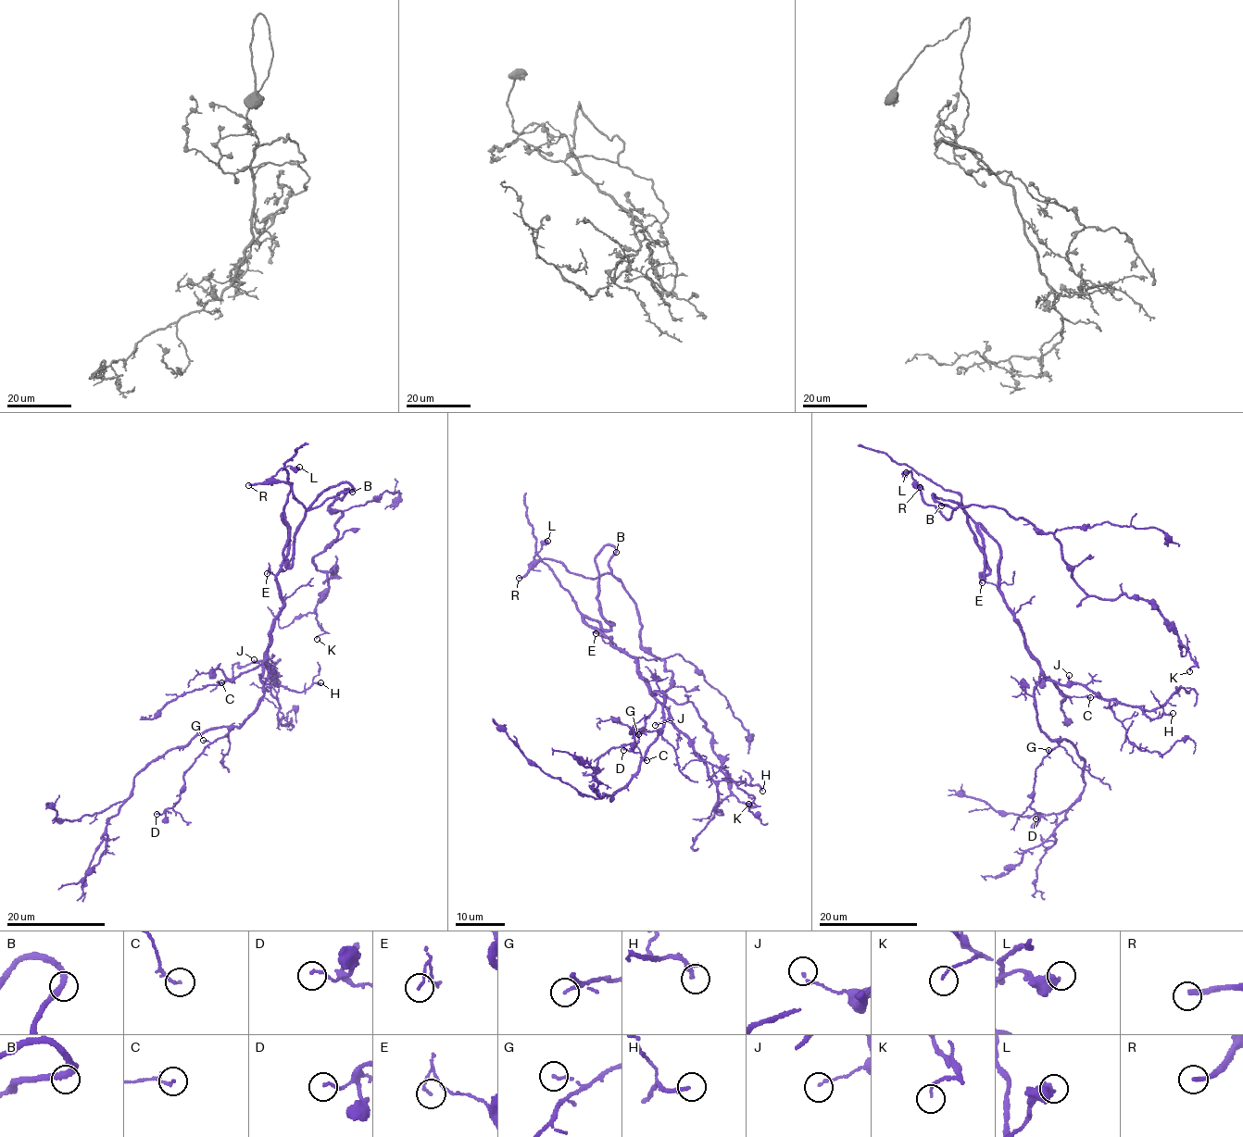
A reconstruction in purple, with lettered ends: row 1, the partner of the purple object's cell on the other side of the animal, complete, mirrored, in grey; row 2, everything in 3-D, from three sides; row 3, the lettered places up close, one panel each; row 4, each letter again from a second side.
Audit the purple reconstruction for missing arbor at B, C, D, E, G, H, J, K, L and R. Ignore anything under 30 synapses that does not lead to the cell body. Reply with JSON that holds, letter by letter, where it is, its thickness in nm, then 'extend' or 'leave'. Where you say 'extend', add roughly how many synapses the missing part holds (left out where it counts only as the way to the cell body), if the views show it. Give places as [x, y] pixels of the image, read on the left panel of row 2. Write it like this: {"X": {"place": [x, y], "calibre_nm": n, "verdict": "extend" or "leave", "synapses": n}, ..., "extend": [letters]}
{"B": {"place": [352, 492], "calibre_nm": 280, "verdict": "leave"}, "C": {"place": [221, 682], "calibre_nm": 100, "verdict": "leave"}, "D": {"place": [156, 814], "calibre_nm": 130, "verdict": "leave"}, "E": {"place": [267, 573], "calibre_nm": 120, "verdict": "leave"}, "G": {"place": [203, 740], "calibre_nm": 120, "verdict": "leave"}, "H": {"place": [320, 682], "calibre_nm": 200, "verdict": "leave"}, "J": {"place": [254, 659], "calibre_nm": 120, "verdict": "leave"}, "K": {"place": [317, 639], "calibre_nm": 100, "verdict": "leave"}, "L": {"place": [299, 467], "calibre_nm": 480, "verdict": "leave"}, "R": {"place": [248, 485], "calibre_nm": 240, "verdict": "extend", "synapses": 200}, "extend": ["R"]}

